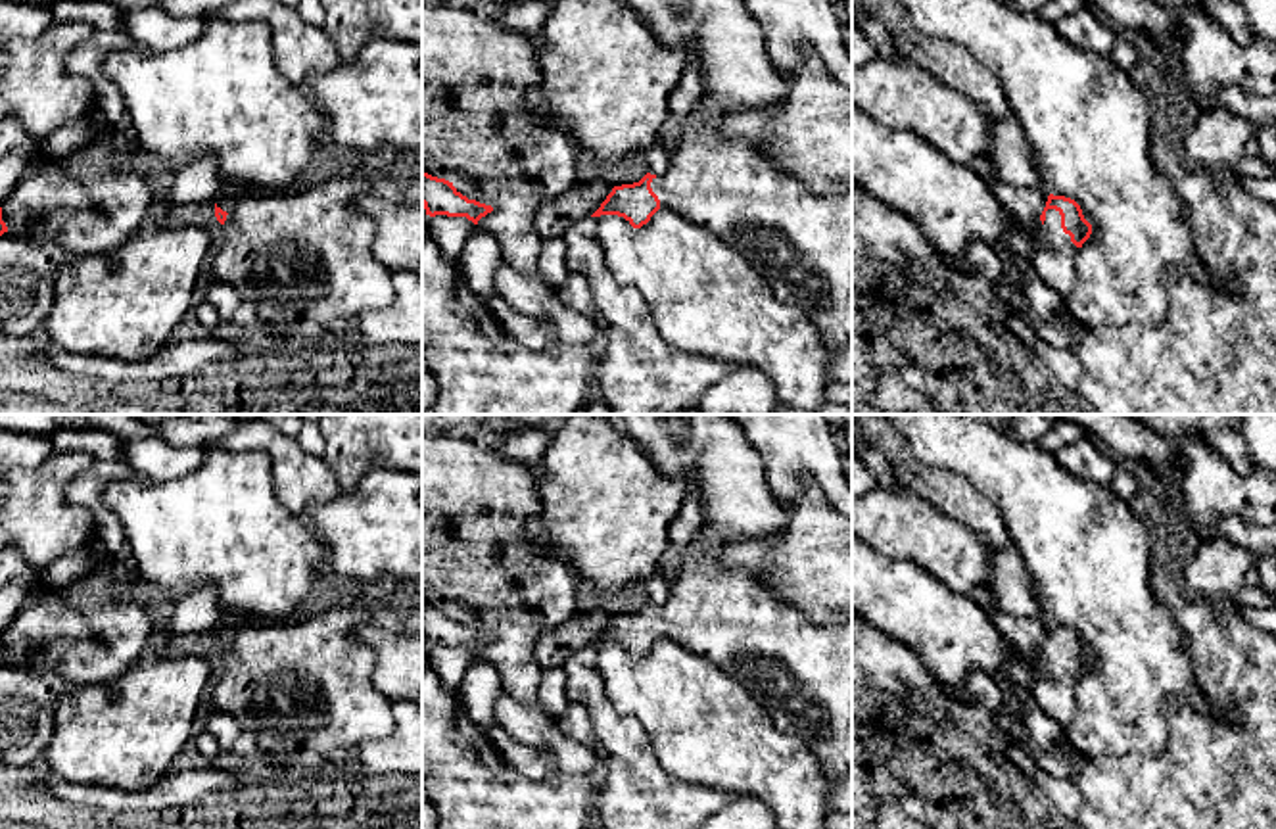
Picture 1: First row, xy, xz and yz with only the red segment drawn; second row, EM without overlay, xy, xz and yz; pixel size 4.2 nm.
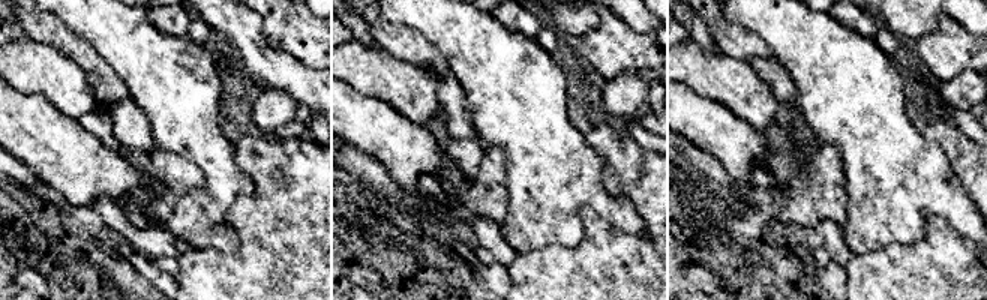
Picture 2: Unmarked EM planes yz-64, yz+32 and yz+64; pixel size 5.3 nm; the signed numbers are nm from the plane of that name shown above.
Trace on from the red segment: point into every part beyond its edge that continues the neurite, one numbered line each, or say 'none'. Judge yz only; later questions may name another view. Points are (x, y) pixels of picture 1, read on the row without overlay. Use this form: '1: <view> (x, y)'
1: yz (1054, 691)

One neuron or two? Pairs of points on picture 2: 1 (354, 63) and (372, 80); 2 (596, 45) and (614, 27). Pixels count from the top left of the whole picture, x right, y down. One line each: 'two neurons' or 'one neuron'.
1: one neuron
2: one neuron

